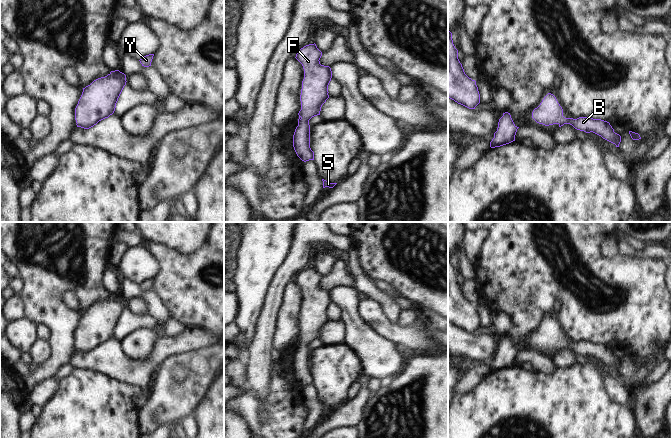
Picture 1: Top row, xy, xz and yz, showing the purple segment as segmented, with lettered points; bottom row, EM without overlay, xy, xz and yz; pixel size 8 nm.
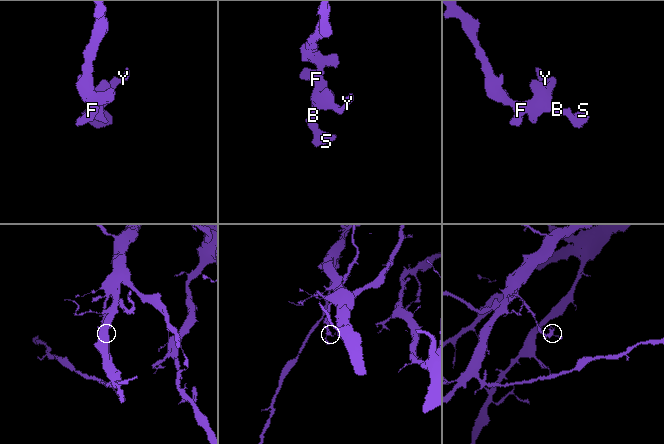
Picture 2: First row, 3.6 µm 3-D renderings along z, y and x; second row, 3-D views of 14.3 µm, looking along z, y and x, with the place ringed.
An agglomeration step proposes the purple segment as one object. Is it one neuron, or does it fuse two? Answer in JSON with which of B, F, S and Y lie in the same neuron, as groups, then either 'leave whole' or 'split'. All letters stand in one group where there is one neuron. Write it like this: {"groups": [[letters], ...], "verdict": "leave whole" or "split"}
{"groups": [["B", "F", "S", "Y"]], "verdict": "leave whole"}

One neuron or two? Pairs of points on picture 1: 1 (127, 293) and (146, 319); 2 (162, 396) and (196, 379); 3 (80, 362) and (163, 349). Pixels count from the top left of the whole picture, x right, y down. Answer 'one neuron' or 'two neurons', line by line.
1: two neurons
2: one neuron
3: one neuron

